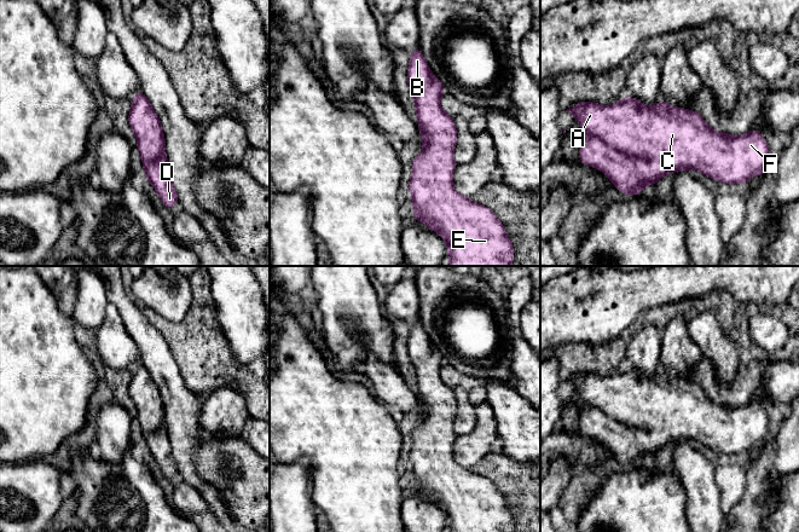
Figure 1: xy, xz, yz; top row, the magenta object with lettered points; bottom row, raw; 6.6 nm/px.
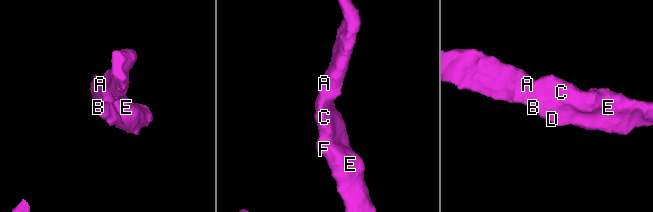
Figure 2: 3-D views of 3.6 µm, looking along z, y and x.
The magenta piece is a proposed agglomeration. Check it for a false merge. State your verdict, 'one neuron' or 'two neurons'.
one neuron

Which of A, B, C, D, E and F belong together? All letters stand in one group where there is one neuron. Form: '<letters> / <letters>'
A B C D E F

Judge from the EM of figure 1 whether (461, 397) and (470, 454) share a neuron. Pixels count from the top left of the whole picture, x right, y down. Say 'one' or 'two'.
one

